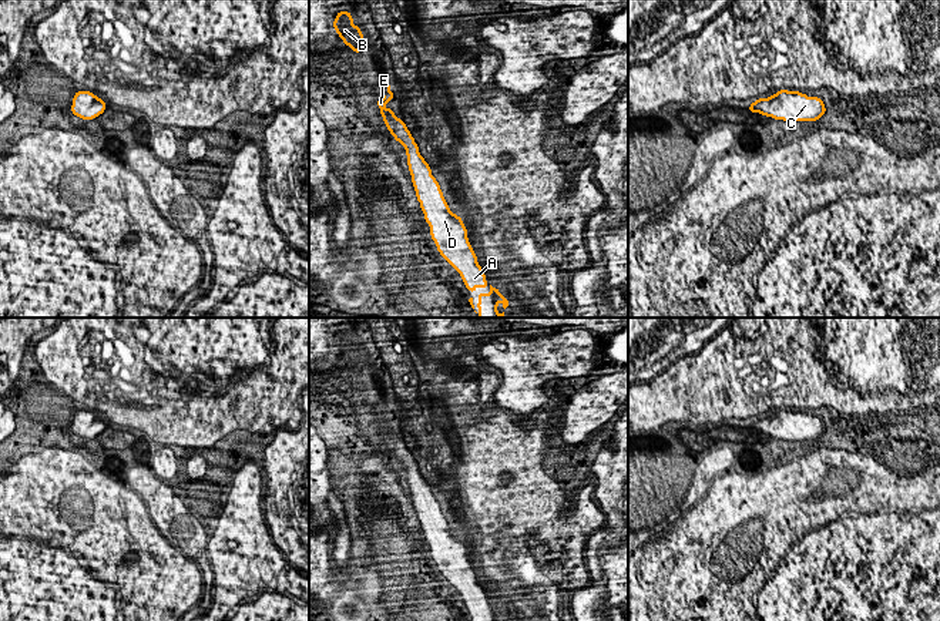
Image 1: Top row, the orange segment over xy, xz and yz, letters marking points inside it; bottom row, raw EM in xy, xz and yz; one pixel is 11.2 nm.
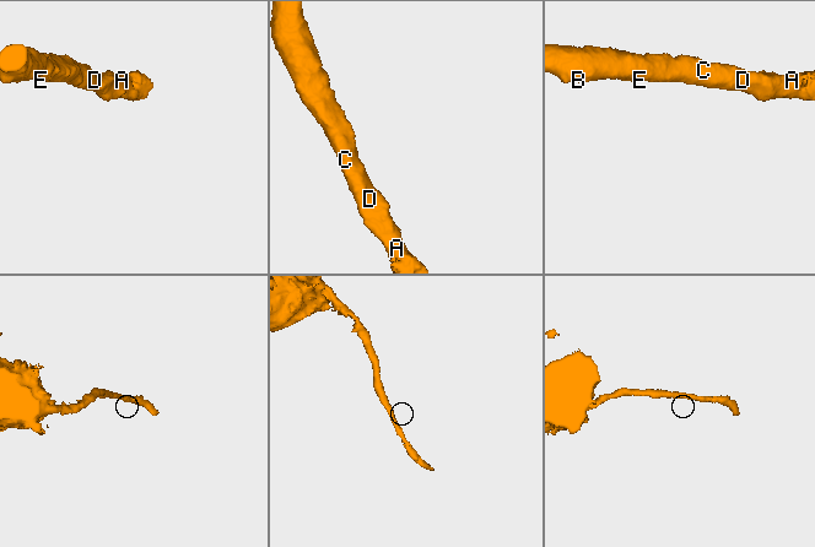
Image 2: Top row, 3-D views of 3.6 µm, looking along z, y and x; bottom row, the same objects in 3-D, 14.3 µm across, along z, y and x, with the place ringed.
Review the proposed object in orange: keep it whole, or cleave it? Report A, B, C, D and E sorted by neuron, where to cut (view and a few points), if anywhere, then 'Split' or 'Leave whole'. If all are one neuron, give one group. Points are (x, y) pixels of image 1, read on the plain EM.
Groups: A B C D E. No split. Leave whole

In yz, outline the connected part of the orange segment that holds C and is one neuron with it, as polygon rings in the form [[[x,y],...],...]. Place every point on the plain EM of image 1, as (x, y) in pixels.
[[[779,409],[768,417],[752,422],[749,430],[773,439],[816,440],[826,432],[826,427],[822,417],[808,416],[800,410]]]

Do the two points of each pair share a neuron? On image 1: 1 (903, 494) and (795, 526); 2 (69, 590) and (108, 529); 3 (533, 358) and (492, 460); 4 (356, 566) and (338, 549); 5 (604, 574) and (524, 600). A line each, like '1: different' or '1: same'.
1: different
2: same
3: different
4: different
5: different

